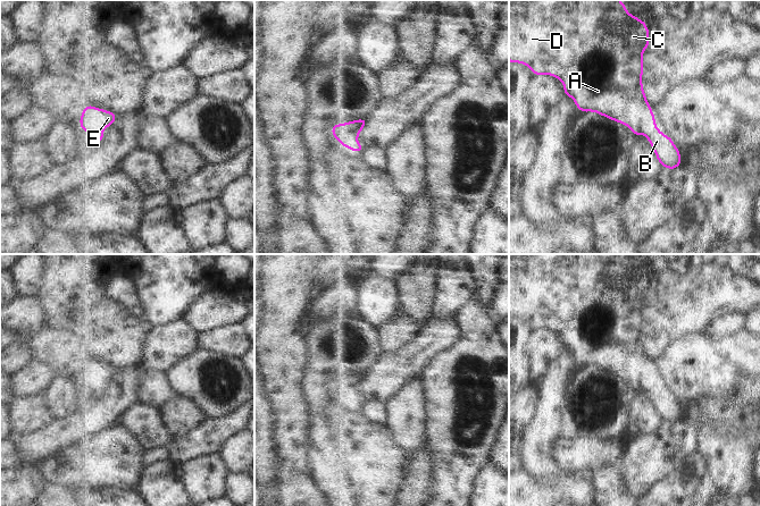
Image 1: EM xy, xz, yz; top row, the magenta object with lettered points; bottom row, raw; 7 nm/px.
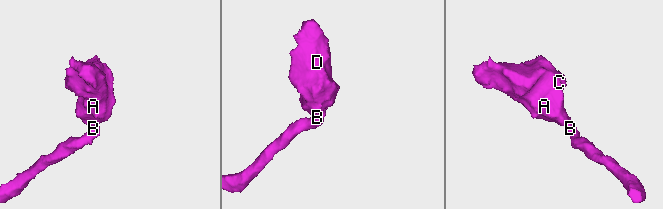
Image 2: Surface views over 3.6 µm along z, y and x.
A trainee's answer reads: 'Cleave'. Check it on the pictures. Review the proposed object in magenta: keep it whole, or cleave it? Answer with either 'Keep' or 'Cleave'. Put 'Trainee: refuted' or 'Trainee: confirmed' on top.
Trainee: refuted
Keep

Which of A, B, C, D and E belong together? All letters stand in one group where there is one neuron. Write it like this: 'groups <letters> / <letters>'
groups A B C D E

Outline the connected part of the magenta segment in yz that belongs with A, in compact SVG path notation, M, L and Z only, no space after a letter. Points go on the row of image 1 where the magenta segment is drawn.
M509 0L509 61L521 62L528 66L536 76L541 74L548 74L559 78L563 83L565 94L575 100L576 107L582 112L595 111L617 123L626 124L636 136L645 134L660 165L673 170L674 168L682 166L680 153L676 145L673 144L673 138L663 135L655 127L653 111L646 101L646 96L642 87L642 53L649 47L649 44L649 29L646 24L628 14L626 6L620 0L534 0L533 2L528 2L527 0Z

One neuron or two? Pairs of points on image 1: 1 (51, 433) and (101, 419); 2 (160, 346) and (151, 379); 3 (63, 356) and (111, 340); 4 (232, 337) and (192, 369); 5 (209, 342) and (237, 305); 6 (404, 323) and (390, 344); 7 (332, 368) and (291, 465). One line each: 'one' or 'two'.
1: one
2: two
3: two
4: two
5: two
6: one
7: two

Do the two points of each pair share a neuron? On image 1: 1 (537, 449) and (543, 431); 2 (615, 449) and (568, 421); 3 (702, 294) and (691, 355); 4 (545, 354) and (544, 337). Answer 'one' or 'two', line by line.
1: one
2: two
3: two
4: one

